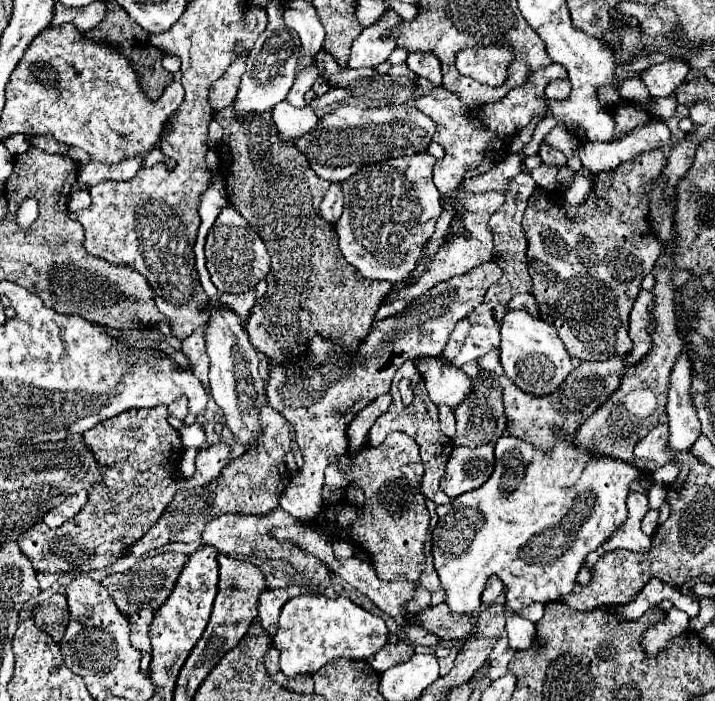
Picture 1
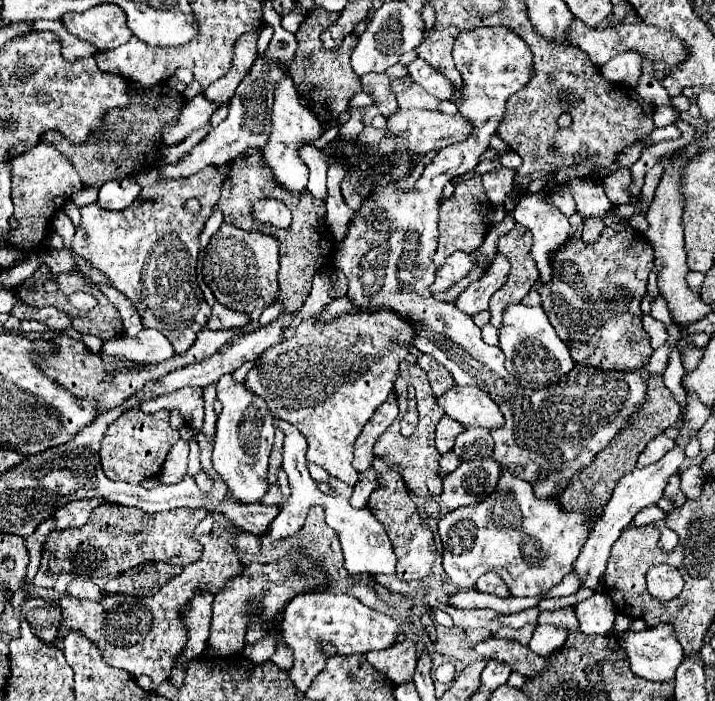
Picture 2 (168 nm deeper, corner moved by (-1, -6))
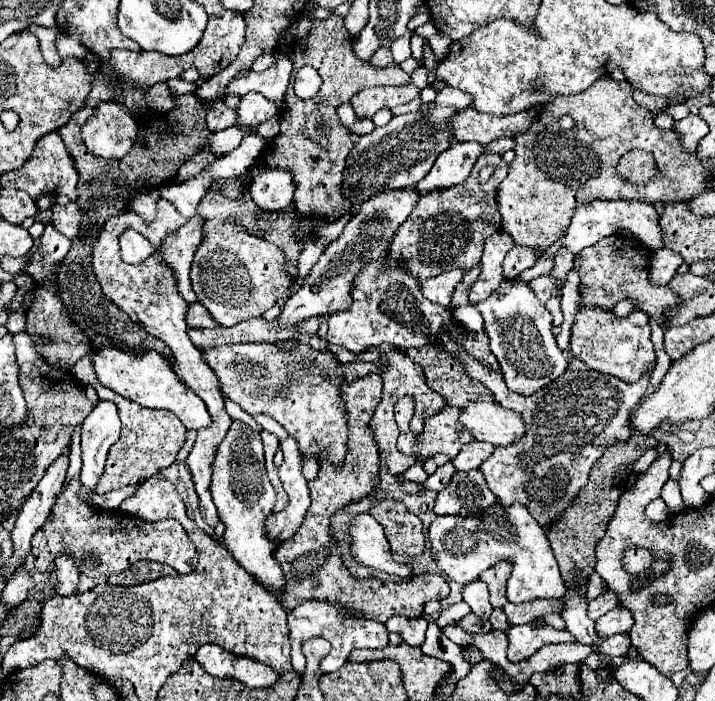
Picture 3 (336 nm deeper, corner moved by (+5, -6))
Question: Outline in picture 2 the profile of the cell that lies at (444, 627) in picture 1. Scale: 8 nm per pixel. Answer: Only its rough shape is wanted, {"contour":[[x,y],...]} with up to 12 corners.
{"contour":[[487,638],[474,650],[527,678],[549,662],[517,640]]}

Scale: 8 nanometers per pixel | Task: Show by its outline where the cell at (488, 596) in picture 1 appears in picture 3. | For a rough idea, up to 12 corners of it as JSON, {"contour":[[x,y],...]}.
{"contour":[[509,562],[485,570],[479,580],[489,586],[491,606],[507,604],[505,586],[511,572]]}

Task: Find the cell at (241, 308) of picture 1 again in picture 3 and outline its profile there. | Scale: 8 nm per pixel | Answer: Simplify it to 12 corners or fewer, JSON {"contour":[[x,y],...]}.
{"contour":[[195,302],[189,306],[187,324],[191,328],[215,328],[217,322]]}

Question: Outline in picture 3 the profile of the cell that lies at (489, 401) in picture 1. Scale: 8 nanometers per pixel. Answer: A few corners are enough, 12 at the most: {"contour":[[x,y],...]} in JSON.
{"contour":[[473,440],[453,460],[457,470],[473,470],[495,450]]}

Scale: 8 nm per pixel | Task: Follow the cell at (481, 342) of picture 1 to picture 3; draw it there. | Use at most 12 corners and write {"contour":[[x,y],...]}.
{"contour":[[471,304],[455,308],[453,316],[469,330],[483,332],[483,318]]}

